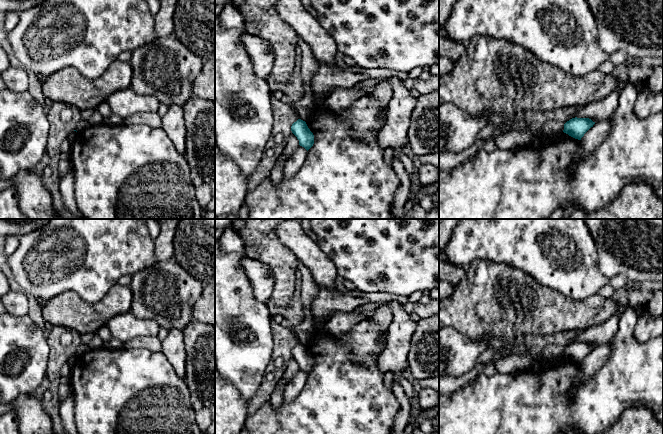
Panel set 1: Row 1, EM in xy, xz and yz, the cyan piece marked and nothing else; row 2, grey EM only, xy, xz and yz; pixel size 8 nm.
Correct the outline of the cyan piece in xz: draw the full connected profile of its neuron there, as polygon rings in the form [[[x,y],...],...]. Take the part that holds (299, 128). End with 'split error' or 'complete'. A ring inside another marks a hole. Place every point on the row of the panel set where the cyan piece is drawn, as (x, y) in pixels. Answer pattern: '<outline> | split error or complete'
[[[298,119],[292,124],[291,131],[299,140],[299,145],[304,147],[307,151],[313,146],[314,135],[305,121]]] | complete

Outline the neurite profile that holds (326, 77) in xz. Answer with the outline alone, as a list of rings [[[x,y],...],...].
[[[319,62],[319,67],[312,79],[311,86],[315,95],[315,107],[322,108],[325,106],[326,95],[330,88],[354,87],[368,78],[363,74],[353,73],[349,68],[328,66],[323,62]]]

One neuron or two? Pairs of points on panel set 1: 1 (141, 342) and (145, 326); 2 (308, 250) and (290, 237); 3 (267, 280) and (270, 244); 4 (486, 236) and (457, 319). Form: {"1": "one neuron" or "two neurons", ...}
{"1": "two neurons", "2": "one neuron", "3": "two neurons", "4": "two neurons"}

